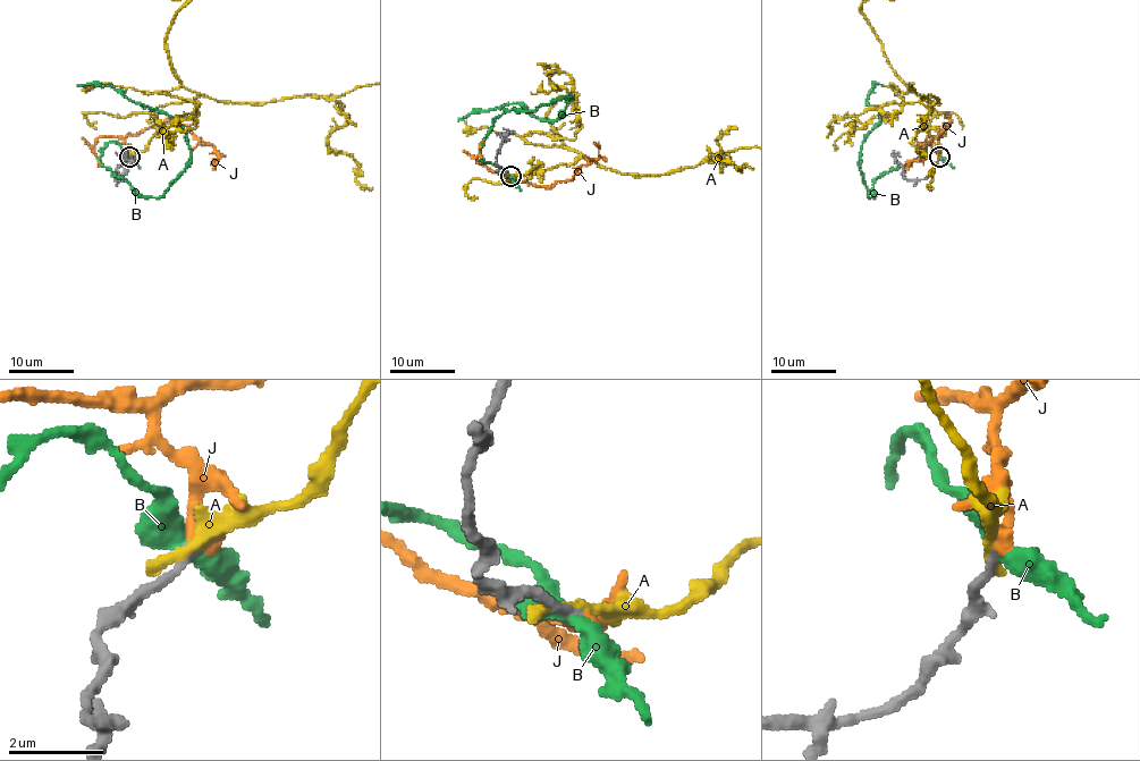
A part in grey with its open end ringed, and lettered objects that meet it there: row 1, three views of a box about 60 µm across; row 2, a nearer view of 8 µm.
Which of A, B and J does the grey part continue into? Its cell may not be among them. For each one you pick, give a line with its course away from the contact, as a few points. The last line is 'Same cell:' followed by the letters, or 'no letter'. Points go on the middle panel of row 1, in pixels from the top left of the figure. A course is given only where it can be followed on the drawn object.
J: Its course: (509, 176), (533, 186), (570, 180), (584, 165), (590, 165), (600, 154), (593, 142)
Same cell: J

